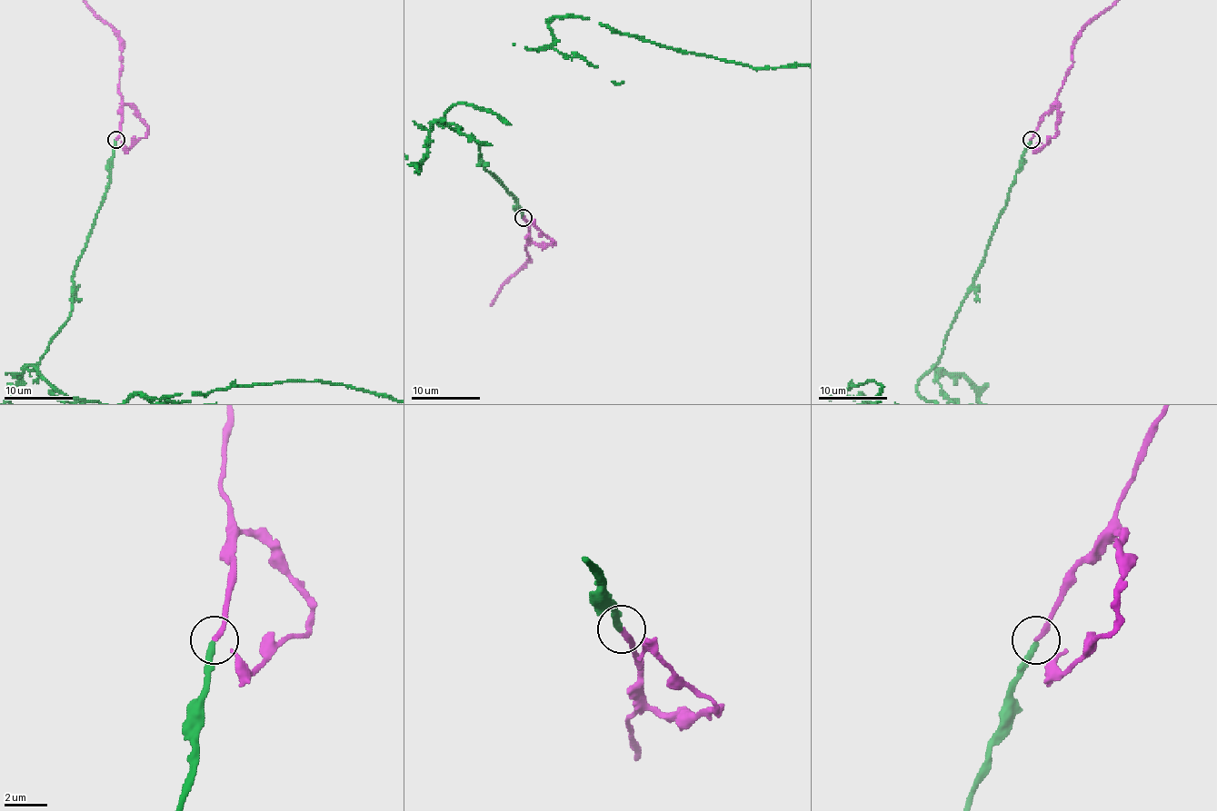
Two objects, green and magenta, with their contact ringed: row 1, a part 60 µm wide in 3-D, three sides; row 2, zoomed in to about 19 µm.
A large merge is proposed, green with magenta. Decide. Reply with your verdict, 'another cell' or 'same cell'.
same cell

